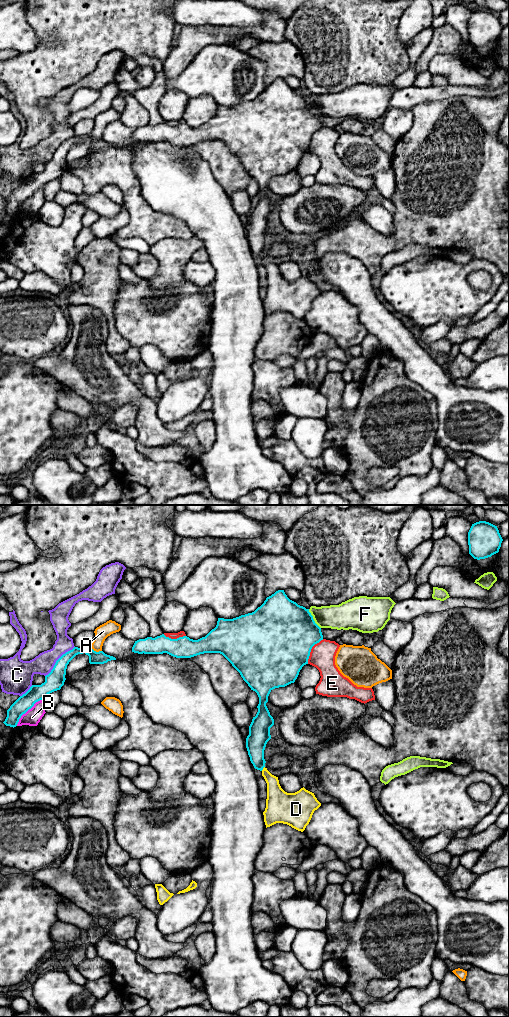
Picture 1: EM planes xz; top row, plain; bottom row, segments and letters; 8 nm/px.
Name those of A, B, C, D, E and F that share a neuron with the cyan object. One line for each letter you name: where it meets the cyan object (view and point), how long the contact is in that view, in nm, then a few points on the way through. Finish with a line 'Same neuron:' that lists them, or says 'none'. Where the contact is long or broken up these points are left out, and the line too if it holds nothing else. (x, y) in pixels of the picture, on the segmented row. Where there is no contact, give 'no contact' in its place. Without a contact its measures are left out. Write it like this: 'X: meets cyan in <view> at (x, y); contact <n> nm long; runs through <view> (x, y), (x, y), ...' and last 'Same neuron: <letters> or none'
D: meets cyan in xz at (263, 767); contact 50 nm long; runs through xz (256, 741), (256, 757), (263, 767), (272, 781), (276, 795)
Same neuron: D

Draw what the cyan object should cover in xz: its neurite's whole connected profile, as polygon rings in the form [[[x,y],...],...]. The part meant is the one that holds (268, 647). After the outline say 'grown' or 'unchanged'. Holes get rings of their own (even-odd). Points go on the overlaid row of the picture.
[[[278,590],[267,597],[264,603],[254,612],[233,619],[218,618],[217,625],[205,637],[198,640],[187,636],[171,639],[164,634],[155,638],[147,637],[135,641],[132,652],[138,654],[167,653],[176,658],[191,658],[204,653],[220,653],[240,673],[243,680],[259,697],[258,712],[249,726],[246,748],[254,768],[262,772],[267,783],[266,808],[263,812],[267,827],[283,823],[303,832],[312,815],[321,803],[314,793],[304,787],[295,793],[285,792],[278,777],[272,775],[265,767],[264,750],[271,739],[270,728],[274,719],[266,706],[270,692],[279,687],[294,683],[300,670],[306,664],[312,647],[323,640],[321,628],[313,616],[303,606],[290,600],[284,590]]]; grown

